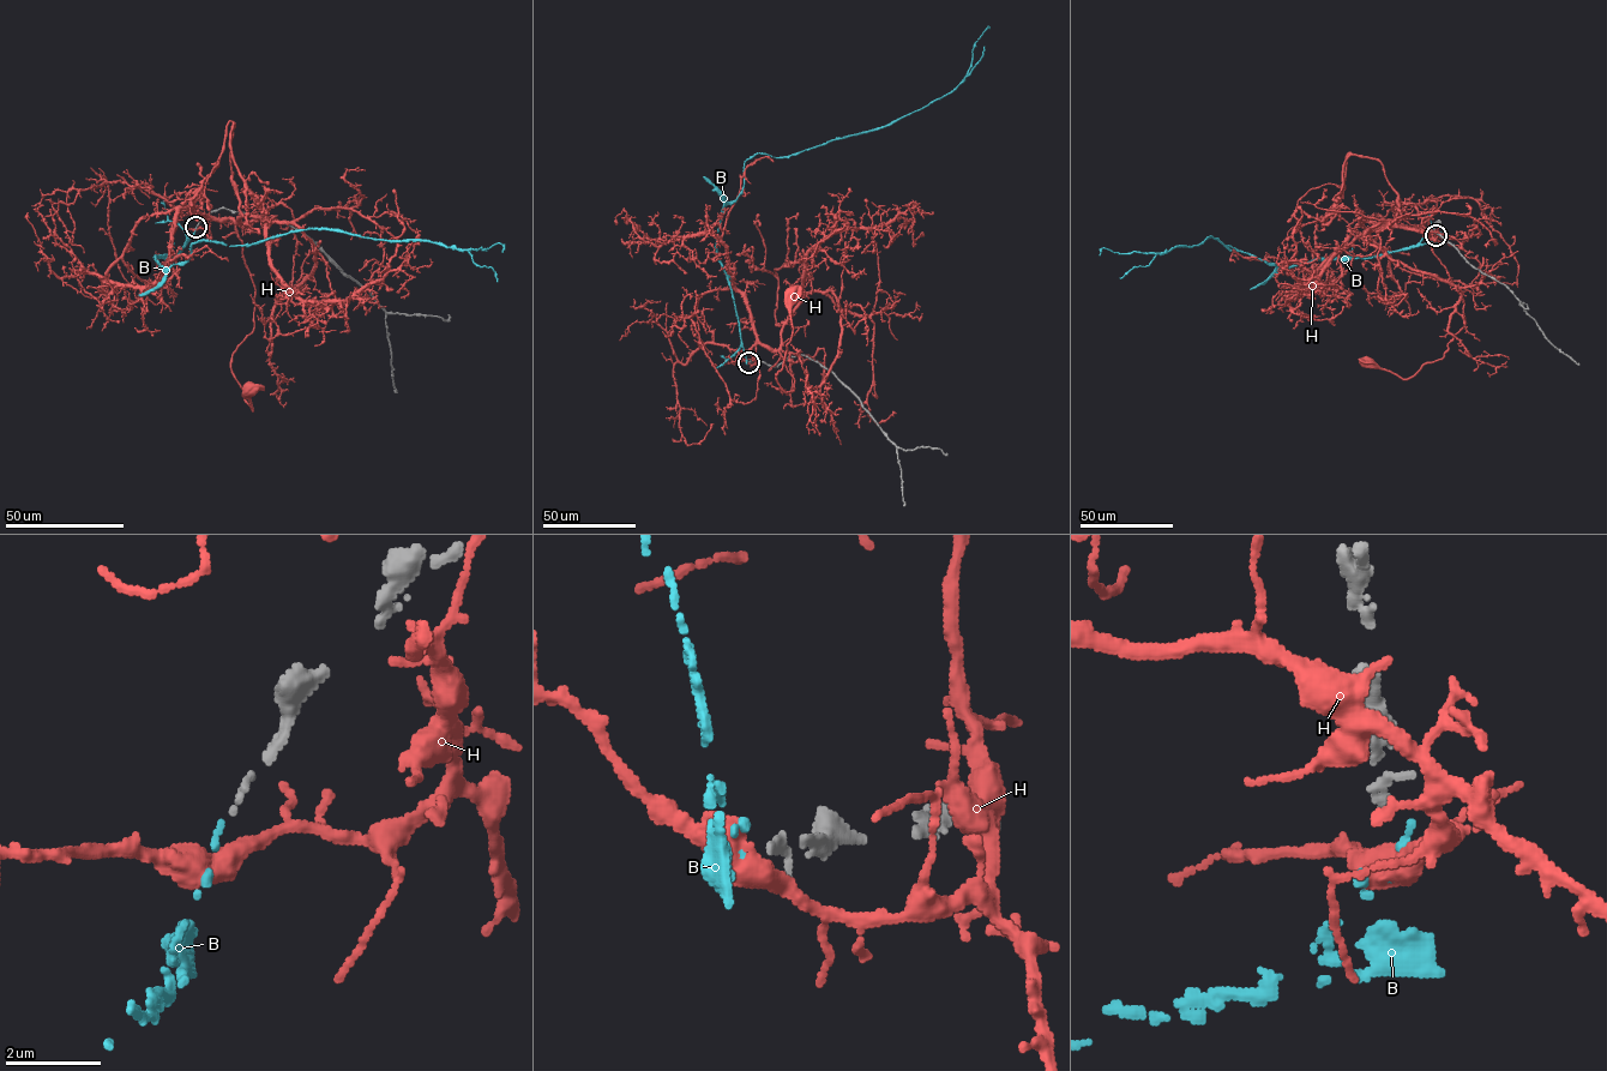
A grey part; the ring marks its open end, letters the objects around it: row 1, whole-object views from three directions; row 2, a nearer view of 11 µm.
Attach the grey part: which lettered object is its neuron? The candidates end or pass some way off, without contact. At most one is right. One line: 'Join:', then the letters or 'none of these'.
Join: B

